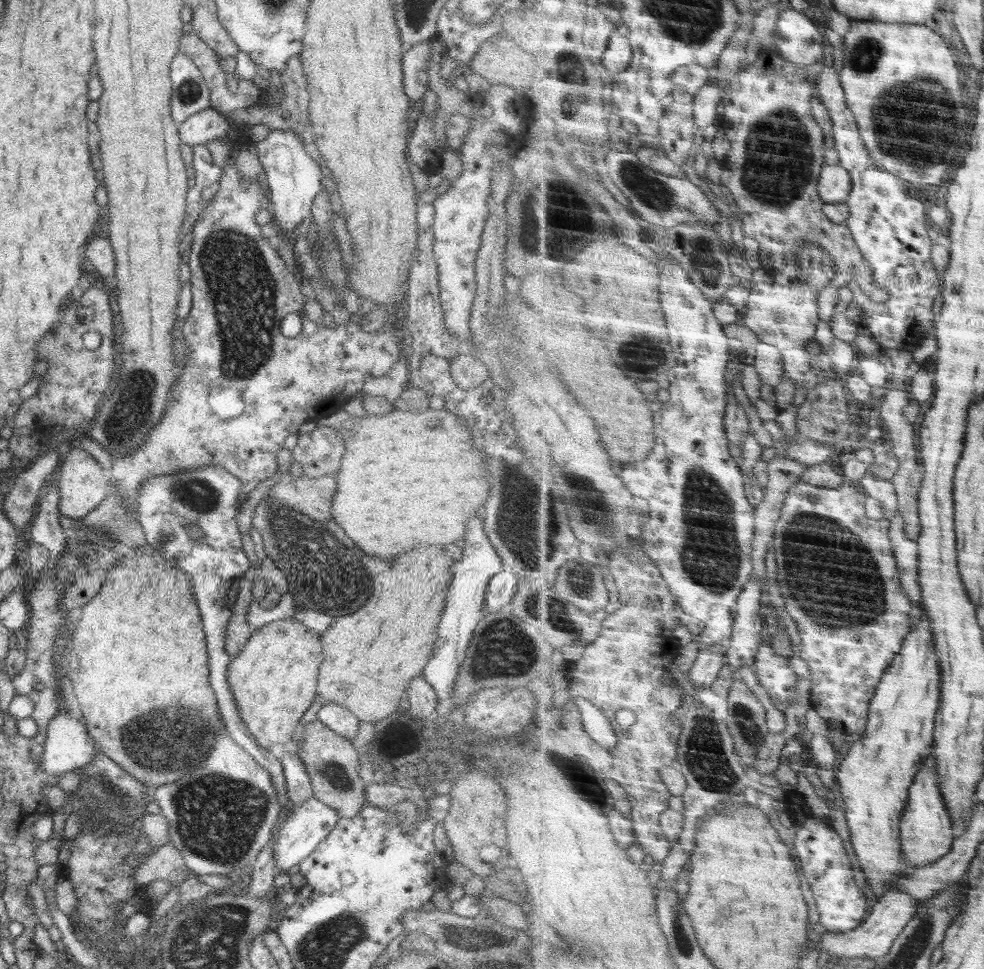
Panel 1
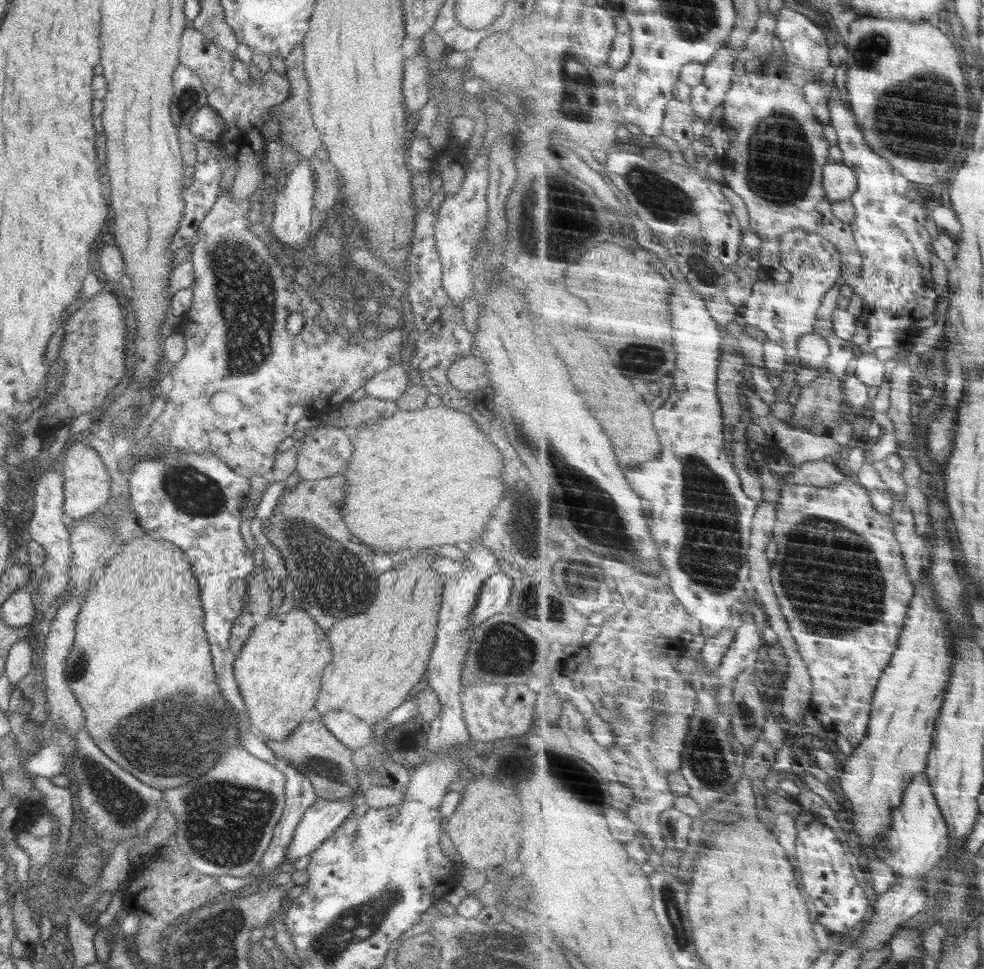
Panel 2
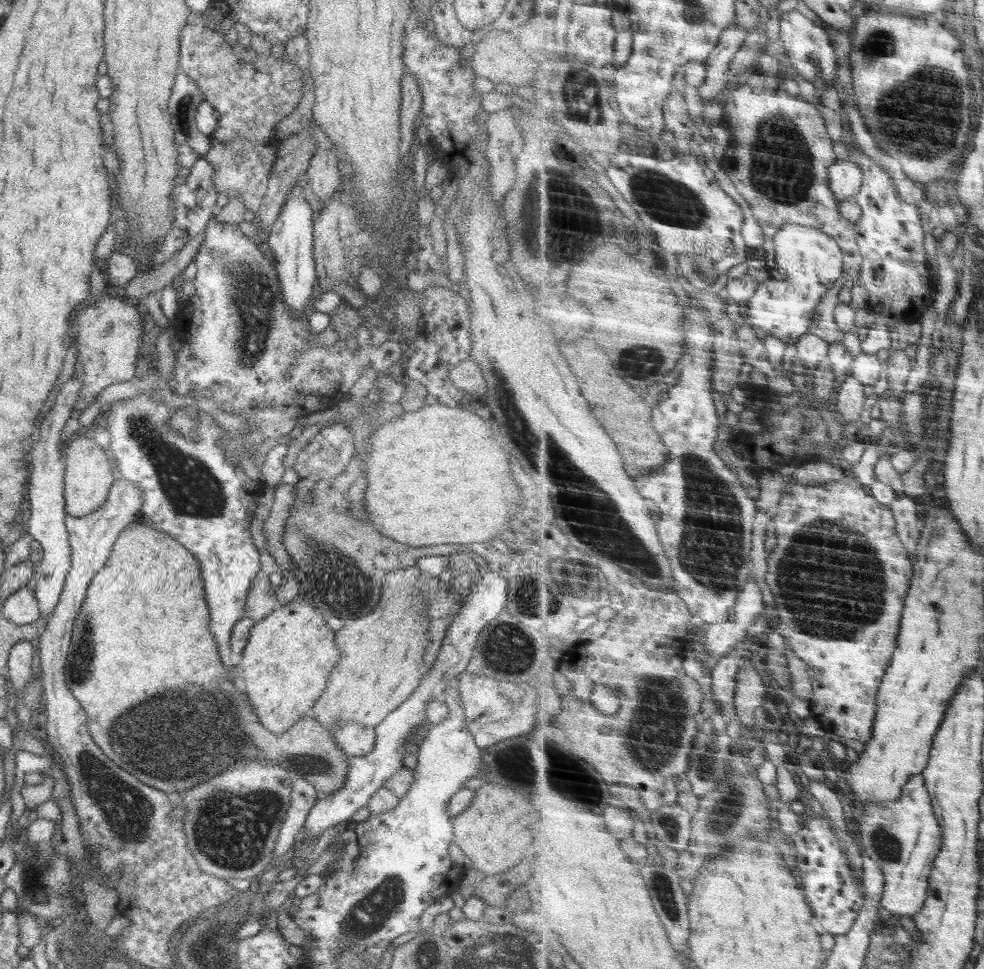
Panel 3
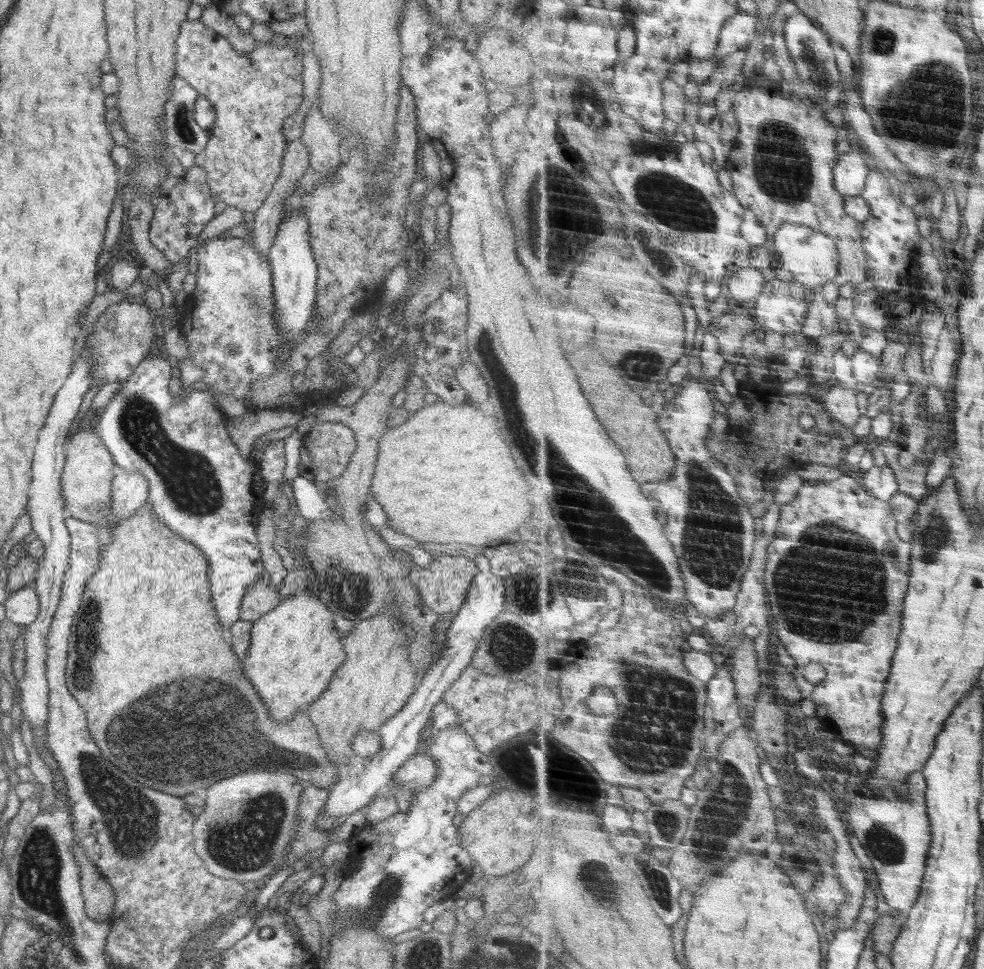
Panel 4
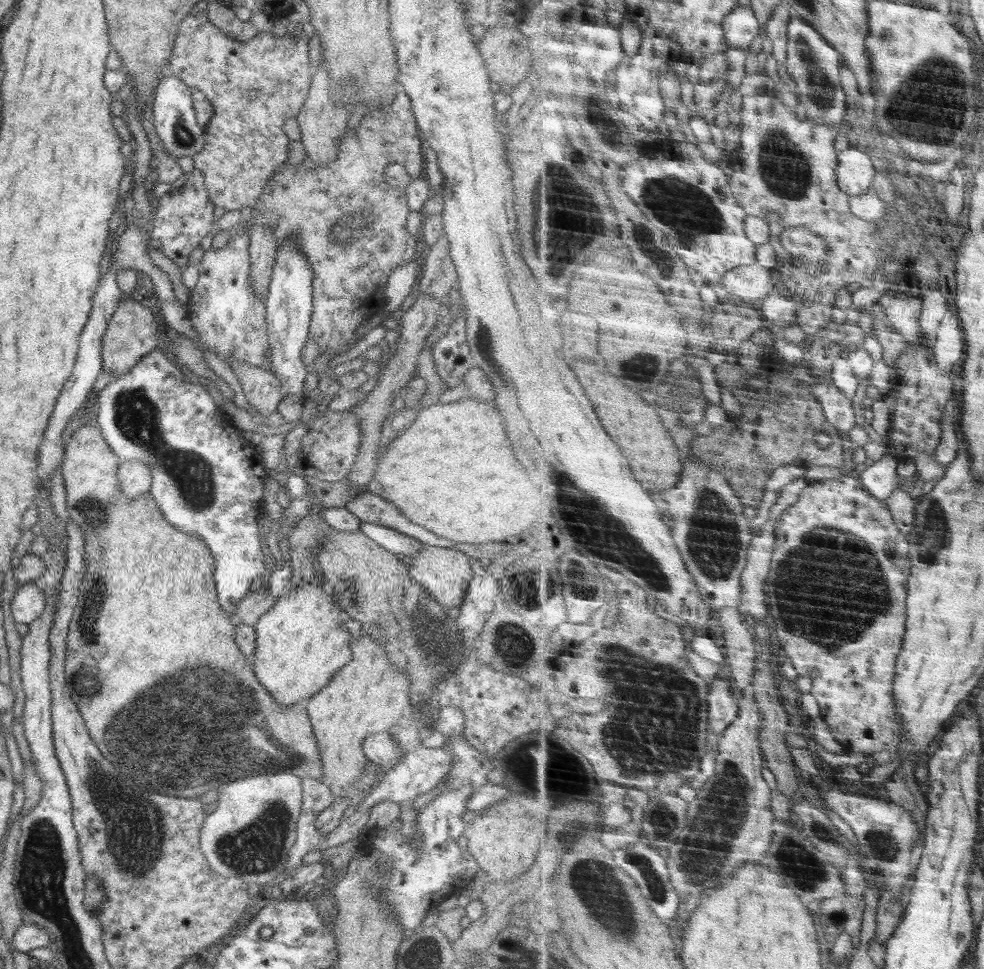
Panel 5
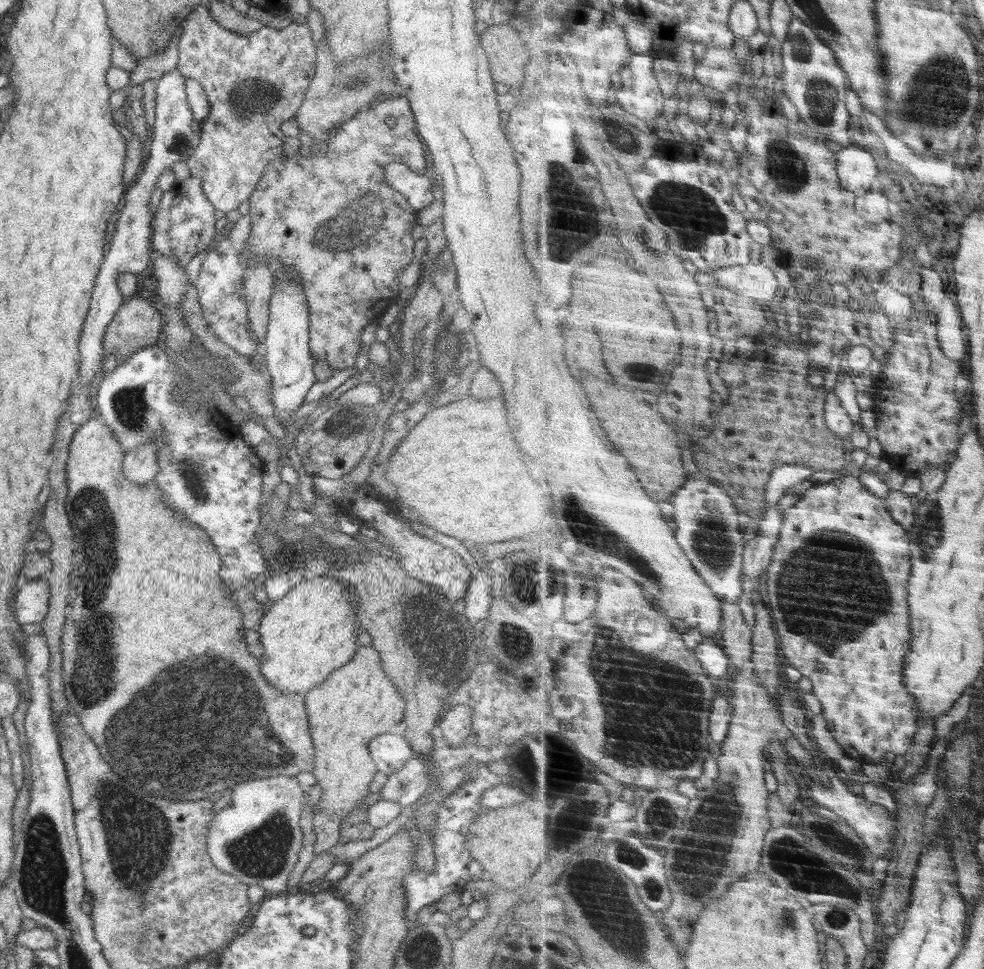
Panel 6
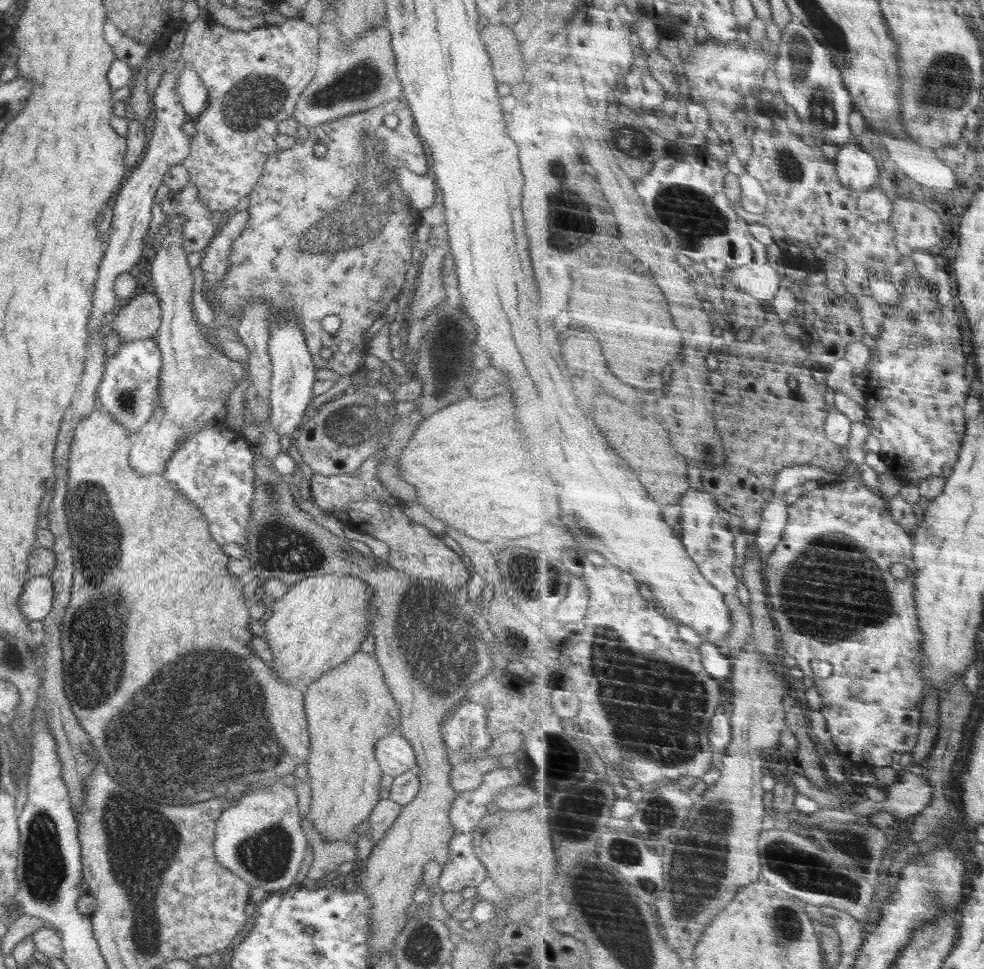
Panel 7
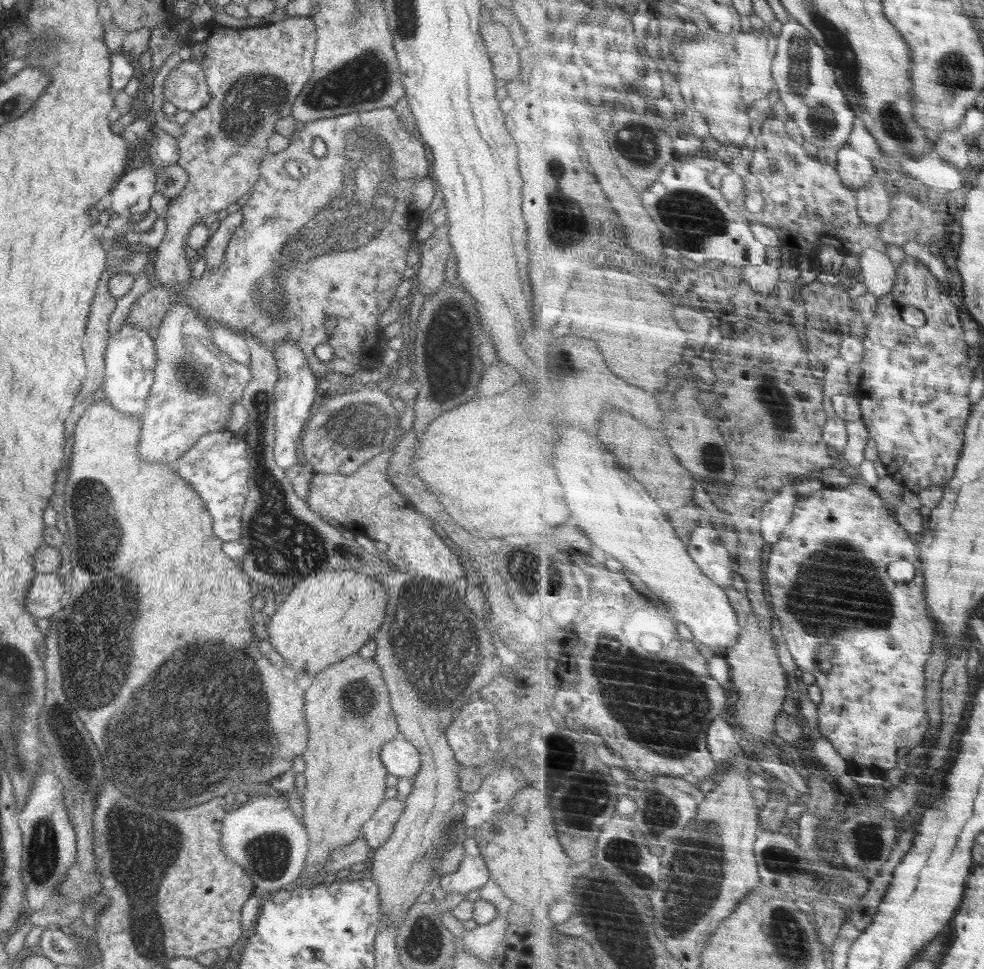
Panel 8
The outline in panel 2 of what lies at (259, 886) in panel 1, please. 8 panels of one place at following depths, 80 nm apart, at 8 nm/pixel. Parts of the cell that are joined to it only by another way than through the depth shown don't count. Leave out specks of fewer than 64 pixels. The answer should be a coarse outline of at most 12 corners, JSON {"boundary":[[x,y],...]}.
{"boundary":[[278,759],[285,807],[274,827],[260,875],[269,884],[284,862],[302,815],[317,800],[311,780]]}

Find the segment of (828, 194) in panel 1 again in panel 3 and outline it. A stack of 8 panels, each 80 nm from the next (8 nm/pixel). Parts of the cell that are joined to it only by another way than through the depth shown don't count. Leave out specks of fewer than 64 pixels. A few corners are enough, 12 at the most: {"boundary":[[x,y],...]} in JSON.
{"boundary":[[853,155],[831,166],[839,200],[862,190],[864,171]]}

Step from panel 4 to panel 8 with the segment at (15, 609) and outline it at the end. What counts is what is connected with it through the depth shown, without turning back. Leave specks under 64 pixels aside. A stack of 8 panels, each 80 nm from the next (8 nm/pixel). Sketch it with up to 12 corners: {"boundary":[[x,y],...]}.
{"boundary":[[36,573],[25,598],[36,619],[60,613],[68,586]]}

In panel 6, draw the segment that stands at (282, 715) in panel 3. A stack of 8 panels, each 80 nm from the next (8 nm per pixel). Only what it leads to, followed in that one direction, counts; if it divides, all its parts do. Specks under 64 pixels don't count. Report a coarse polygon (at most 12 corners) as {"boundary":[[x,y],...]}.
{"boundary":[[294,582],[257,631],[260,672],[304,695],[352,660],[347,582]]}

